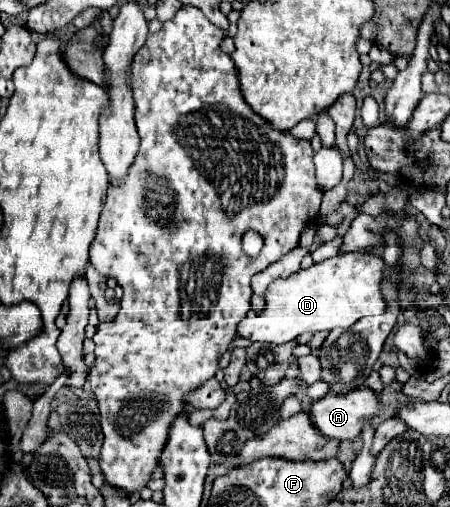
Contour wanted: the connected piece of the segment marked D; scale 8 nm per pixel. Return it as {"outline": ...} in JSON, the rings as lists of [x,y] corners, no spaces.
{"outline":[[[347,252],[337,254],[329,260],[313,264],[307,270],[291,274],[287,280],[275,280],[265,294],[265,310],[247,314],[237,328],[241,338],[251,342],[271,342],[283,344],[295,340],[303,332],[333,330],[337,326],[353,326],[363,316],[373,316],[385,312],[385,302],[381,298],[379,280],[383,274],[383,260],[375,254]]]}

